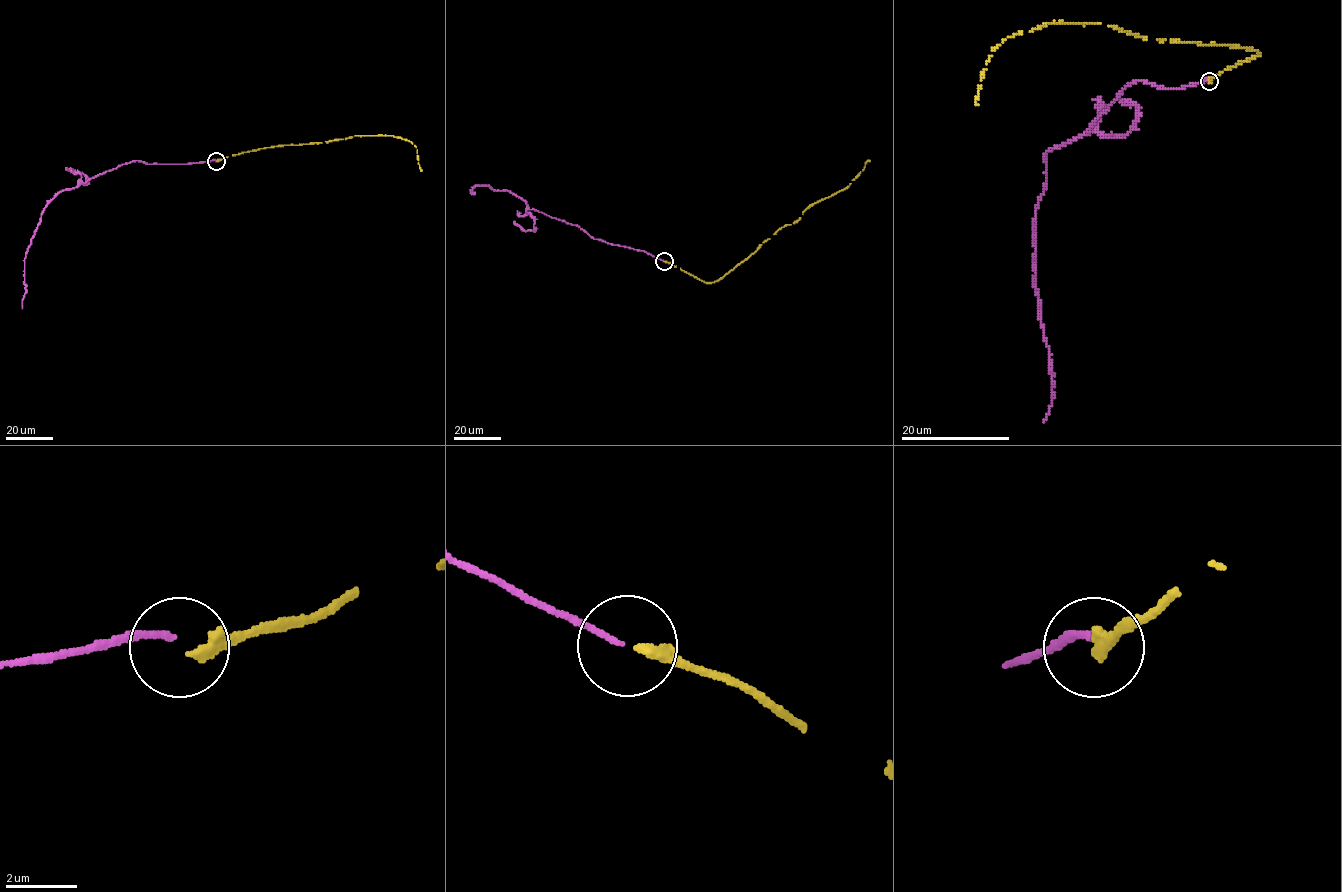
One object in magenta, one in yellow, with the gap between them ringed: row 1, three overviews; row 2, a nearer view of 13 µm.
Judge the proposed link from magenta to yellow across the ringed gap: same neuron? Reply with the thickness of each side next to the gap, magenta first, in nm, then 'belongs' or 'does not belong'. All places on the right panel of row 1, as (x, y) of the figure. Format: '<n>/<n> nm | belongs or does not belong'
160/320 nm | does not belong

